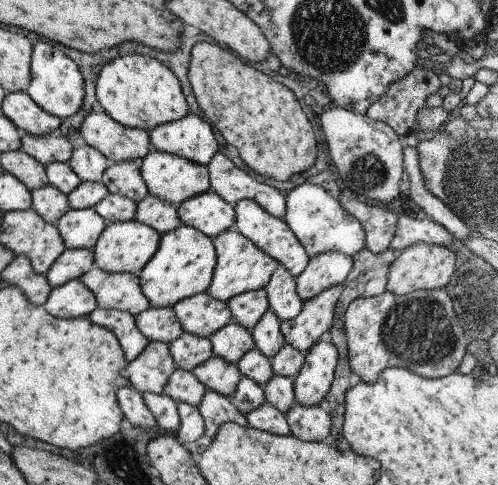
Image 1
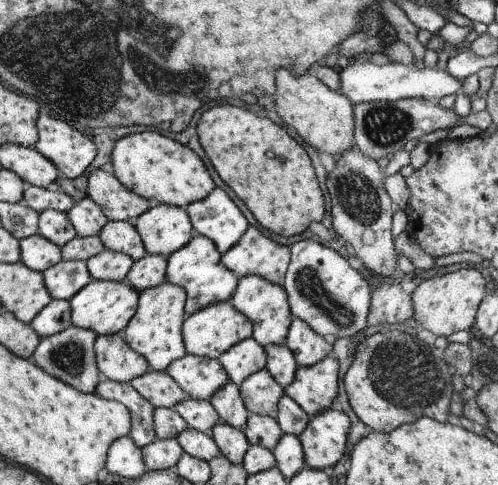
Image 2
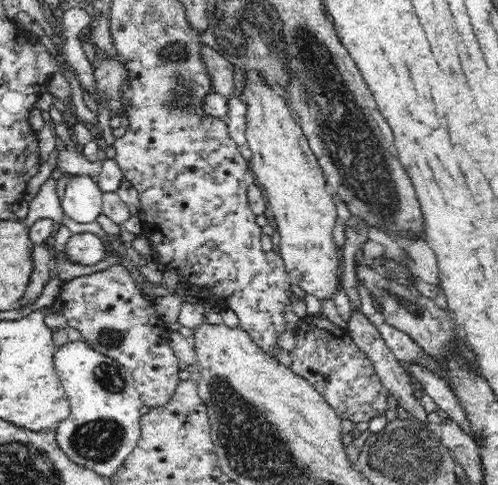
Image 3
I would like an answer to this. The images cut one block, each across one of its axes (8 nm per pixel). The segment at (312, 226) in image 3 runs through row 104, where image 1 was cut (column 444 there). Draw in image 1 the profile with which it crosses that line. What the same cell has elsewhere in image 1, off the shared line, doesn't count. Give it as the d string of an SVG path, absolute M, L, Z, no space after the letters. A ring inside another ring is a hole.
M415 244L405 248L397 260L391 262L387 272L387 292L395 296L407 296L417 290L441 290L445 284L449 284L451 276L455 274L455 254L451 248L445 246L429 246L429 244Z

